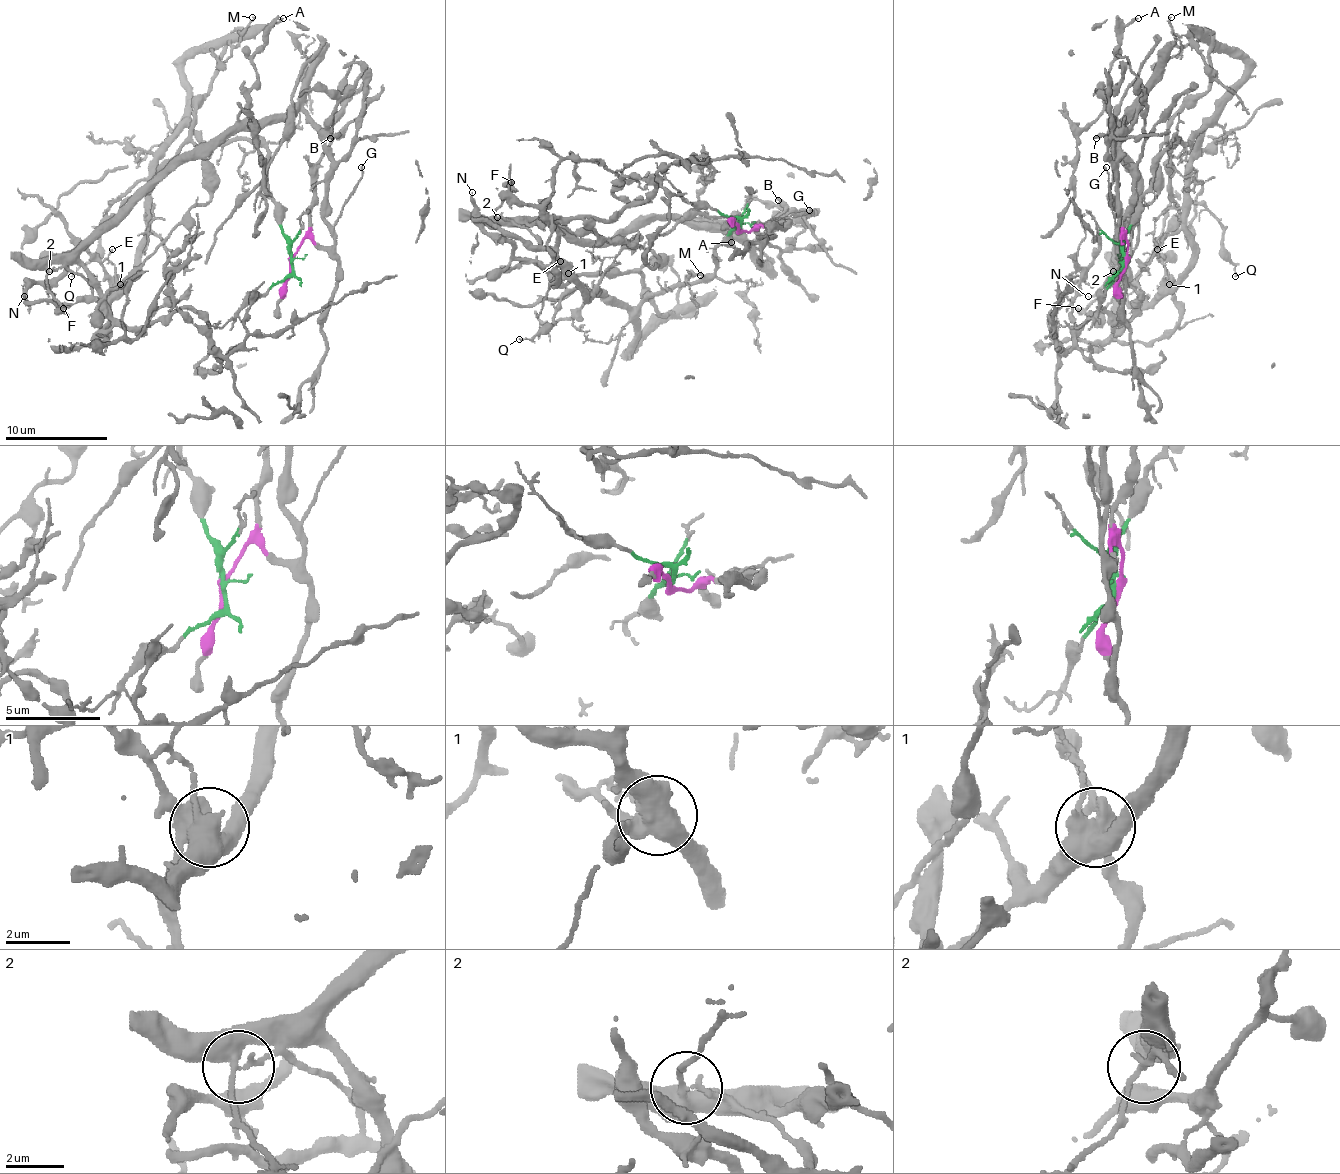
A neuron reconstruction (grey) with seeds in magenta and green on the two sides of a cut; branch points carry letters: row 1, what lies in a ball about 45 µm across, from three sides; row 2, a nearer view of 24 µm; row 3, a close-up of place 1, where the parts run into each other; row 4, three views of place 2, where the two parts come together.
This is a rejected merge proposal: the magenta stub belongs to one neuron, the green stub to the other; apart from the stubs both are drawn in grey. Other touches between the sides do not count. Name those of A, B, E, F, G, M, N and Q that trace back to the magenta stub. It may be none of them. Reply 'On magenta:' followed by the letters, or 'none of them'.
On magenta: A, B, F, G

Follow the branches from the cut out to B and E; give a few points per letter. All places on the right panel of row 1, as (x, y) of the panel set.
B: (1125, 261), (1128, 243), (1123, 238), (1123, 246), (1120, 243), (1118, 228), (1118, 141), (1105, 136), (1095, 139)
E: (1123, 261), (1131, 213), (1154, 164), (1205, 126), (1187, 182), (1192, 266), (1171, 287), (1156, 248)

